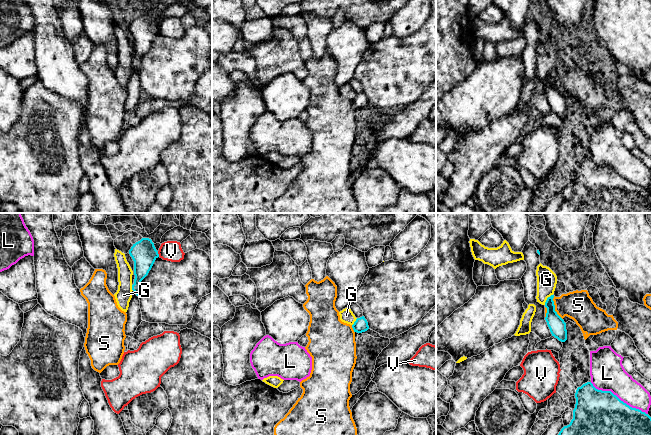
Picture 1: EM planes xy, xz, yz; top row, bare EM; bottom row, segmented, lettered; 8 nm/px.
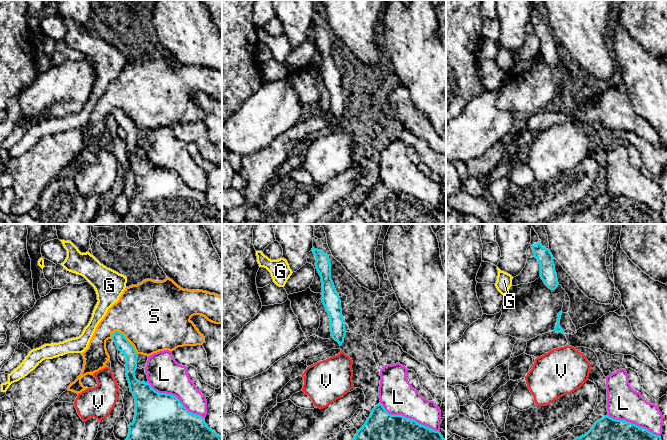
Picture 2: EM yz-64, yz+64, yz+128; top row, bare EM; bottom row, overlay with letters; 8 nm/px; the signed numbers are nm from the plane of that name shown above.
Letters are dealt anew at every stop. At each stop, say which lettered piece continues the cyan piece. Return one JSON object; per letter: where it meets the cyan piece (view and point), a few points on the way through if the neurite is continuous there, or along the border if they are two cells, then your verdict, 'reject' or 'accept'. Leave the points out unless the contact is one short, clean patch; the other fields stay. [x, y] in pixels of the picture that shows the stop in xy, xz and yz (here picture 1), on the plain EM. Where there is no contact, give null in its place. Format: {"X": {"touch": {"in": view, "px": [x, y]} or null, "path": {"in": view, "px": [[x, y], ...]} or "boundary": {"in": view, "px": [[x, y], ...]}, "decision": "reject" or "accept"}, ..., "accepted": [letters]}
{"G": {"touch": {"in": "yz", "px": [547, 75]}, "boundary": {"in": "yz", "px": [[552, 70], [544, 80]]}, "decision": "reject"}, "L": {"touch": {"in": "yz", "px": [618, 174]}, "decision": "reject"}, "S": {"touch": {"in": "yz", "px": [554, 84]}, "boundary": {"in": "yz", "px": [[553, 72], [554, 86], [562, 95]]}, "decision": "reject"}, "V": {"touch": {"in": "xy", "px": [158, 30]}, "boundary": {"in": "xy", "px": [[157, 27], [159, 32]]}, "decision": "reject"}, "accepted": []}

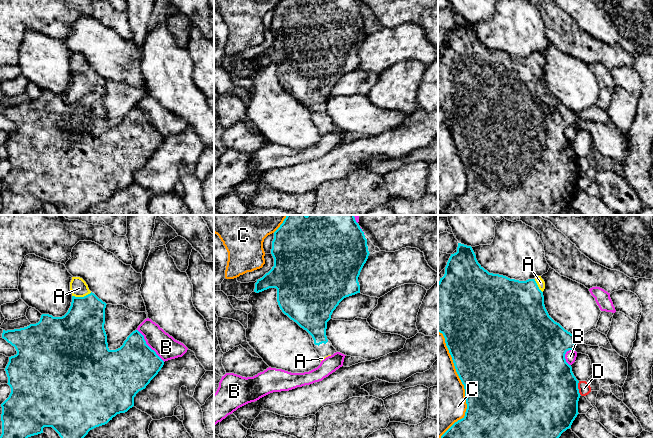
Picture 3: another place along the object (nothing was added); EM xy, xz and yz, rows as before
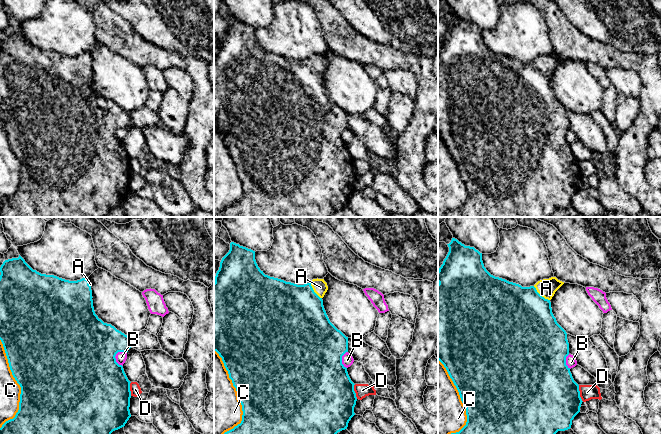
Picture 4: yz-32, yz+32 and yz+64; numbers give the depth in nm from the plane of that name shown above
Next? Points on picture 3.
{"A": {"touch": {"in": "xy", "px": [81, 73]}, "path": {"in": "xy", "px": [[82, 104], [81, 73], [79, 64]]}, "decision": "accept"}, "B": {"touch": {"in": "xy", "px": [147, 121]}, "decision": "reject"}, "C": {"touch": {"in": "yz", "px": [463, 160]}, "decision": "reject"}, "D": {"touch": {"in": "yz", "px": [577, 164]}, "decision": "reject"}, "accepted": ["A"]}

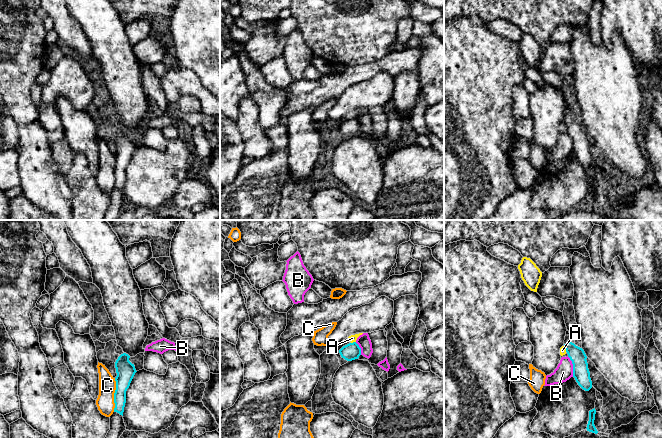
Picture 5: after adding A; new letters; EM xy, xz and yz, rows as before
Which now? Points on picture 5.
{"A": {"touch": {"in": "xz", "px": [353, 118]}, "boundary": {"in": "xz", "px": [[355, 117], [351, 119]]}, "decision": "reject"}, "B": {"touch": {"in": "yz", "px": [573, 142]}, "boundary": {"in": "yz", "px": [[567, 132], [572, 140], [573, 152]]}, "decision": "reject"}, "C": {"touch": {"in": "xy", "px": [114, 171]}, "boundary": {"in": "xy", "px": [[115, 154], [113, 187]]}, "decision": "reject"}, "accepted": []}

